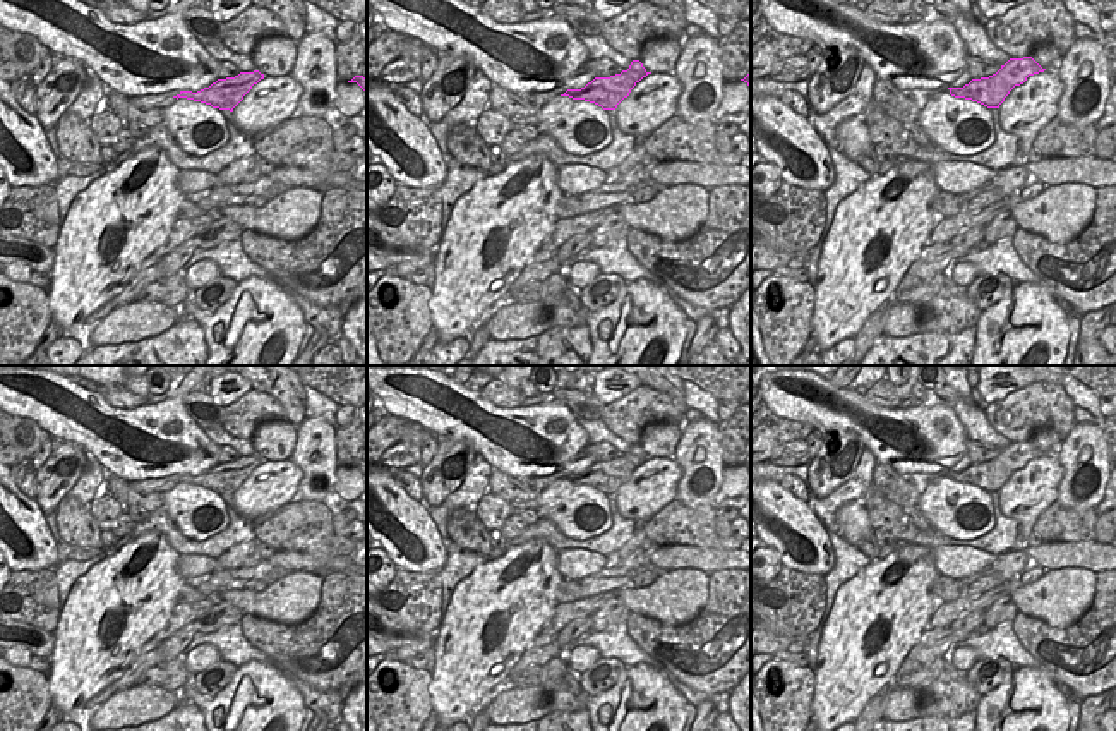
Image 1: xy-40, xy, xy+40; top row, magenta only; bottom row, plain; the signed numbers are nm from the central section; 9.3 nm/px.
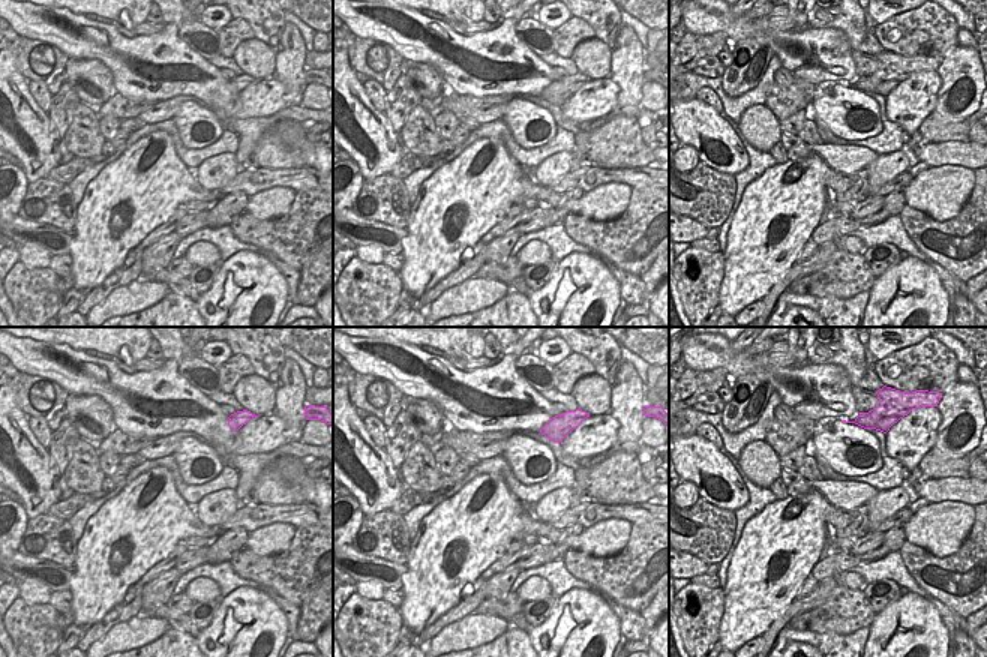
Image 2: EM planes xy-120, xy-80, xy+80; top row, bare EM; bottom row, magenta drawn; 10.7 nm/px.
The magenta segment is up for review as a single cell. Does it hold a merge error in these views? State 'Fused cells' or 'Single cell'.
Fused cells

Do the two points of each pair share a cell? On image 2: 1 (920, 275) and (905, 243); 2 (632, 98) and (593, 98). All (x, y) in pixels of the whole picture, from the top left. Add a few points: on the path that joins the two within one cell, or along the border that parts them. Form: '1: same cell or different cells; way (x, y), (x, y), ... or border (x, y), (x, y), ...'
1: different cells; border (909, 254), (923, 261)
2: different cells; border (608, 77), (618, 87), (617, 107)

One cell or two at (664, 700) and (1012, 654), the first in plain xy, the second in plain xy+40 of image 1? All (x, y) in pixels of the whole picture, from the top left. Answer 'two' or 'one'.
two

